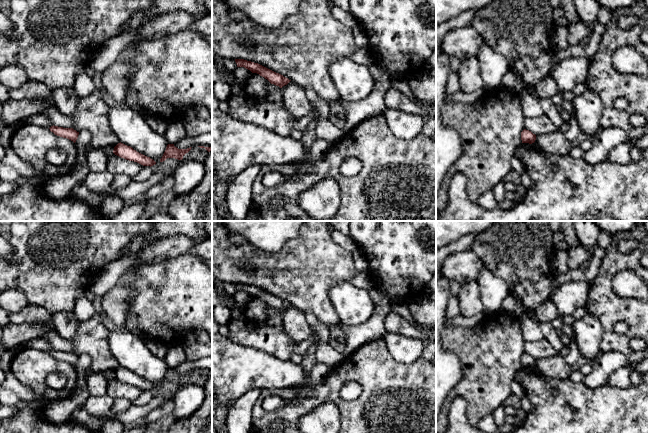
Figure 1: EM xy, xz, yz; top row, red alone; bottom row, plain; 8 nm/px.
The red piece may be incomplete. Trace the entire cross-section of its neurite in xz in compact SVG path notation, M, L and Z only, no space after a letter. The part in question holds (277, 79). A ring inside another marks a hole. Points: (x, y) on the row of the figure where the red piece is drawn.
M235 59L235 62L237 64L237 67L244 67L250 70L252 73L257 73L267 79L271 84L279 86L280 88L287 85L291 81L283 75L276 73L258 63L254 63L244 59Z

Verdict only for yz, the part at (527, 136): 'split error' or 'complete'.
complete

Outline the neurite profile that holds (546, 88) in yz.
M550 74L538 82L535 87L539 98L551 99L559 92L555 79Z

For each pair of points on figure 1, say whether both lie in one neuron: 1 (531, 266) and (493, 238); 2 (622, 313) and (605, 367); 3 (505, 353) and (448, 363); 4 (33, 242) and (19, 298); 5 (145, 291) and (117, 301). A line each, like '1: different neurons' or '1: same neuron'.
1: same neuron
2: different neurons
3: different neurons
4: different neurons
5: different neurons

